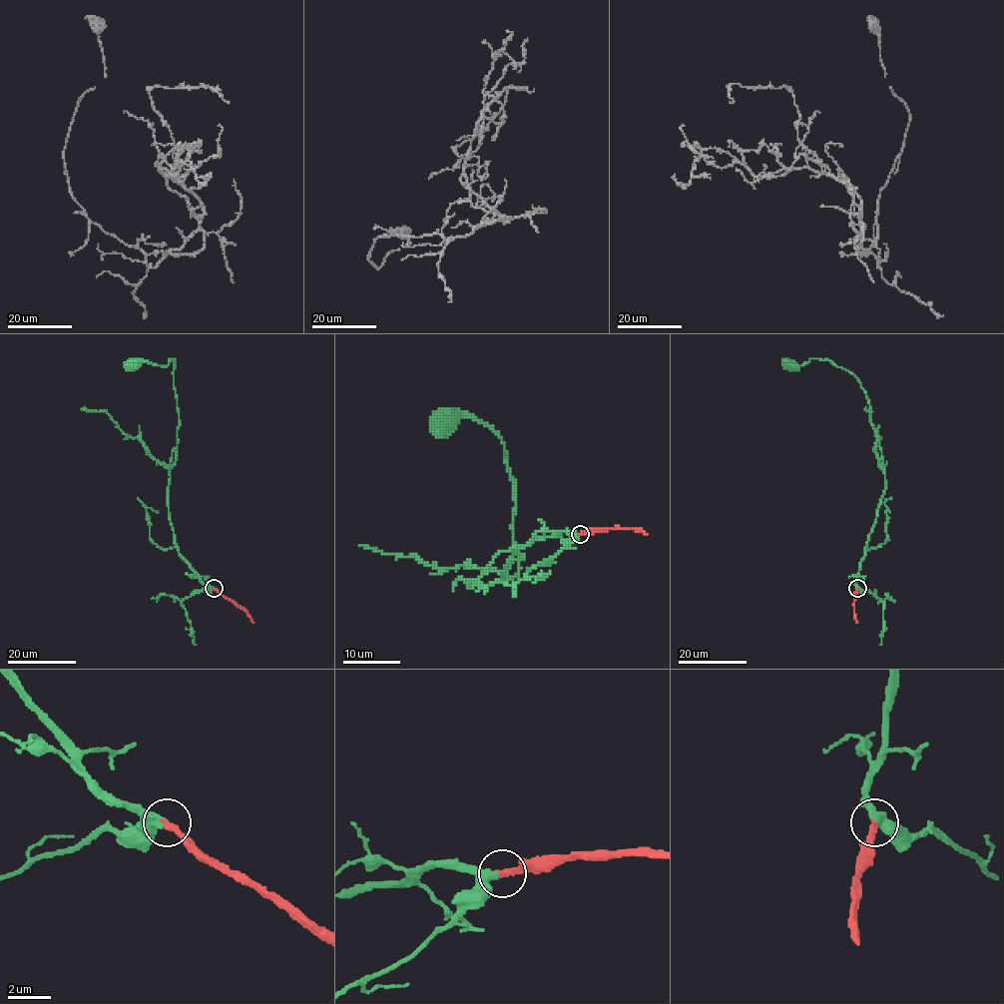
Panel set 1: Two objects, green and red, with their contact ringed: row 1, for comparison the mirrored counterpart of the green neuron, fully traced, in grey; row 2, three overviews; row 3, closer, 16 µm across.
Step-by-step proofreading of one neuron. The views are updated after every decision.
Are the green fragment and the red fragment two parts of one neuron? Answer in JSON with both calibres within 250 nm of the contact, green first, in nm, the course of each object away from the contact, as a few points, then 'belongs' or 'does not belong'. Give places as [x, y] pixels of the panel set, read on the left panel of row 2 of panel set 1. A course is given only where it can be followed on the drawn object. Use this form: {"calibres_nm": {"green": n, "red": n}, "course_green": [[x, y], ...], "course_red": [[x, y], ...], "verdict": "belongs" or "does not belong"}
{"calibres_nm": {"green": 440, "red": 320}, "course_green": [[214, 588], [202, 582], [179, 553], [169, 515], [179, 419], [174, 360], [166, 365], [130, 364]], "course_red": [[214, 589], [238, 604], [253, 623]], "verdict": "belongs"}

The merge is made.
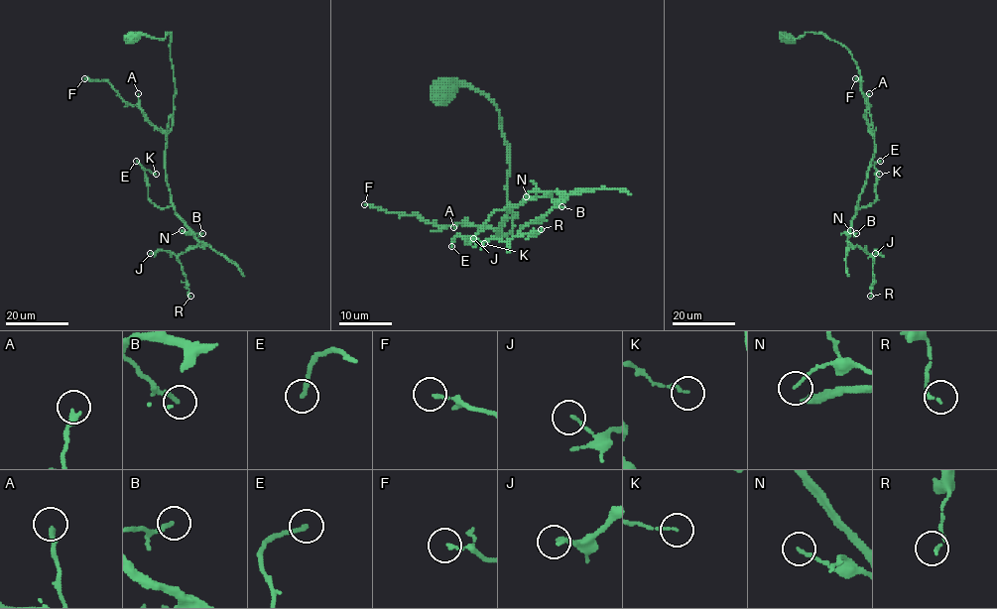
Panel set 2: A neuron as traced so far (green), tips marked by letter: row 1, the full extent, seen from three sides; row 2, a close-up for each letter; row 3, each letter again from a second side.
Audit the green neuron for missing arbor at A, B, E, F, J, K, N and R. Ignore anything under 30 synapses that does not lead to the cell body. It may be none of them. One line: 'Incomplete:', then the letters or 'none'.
Incomplete: none

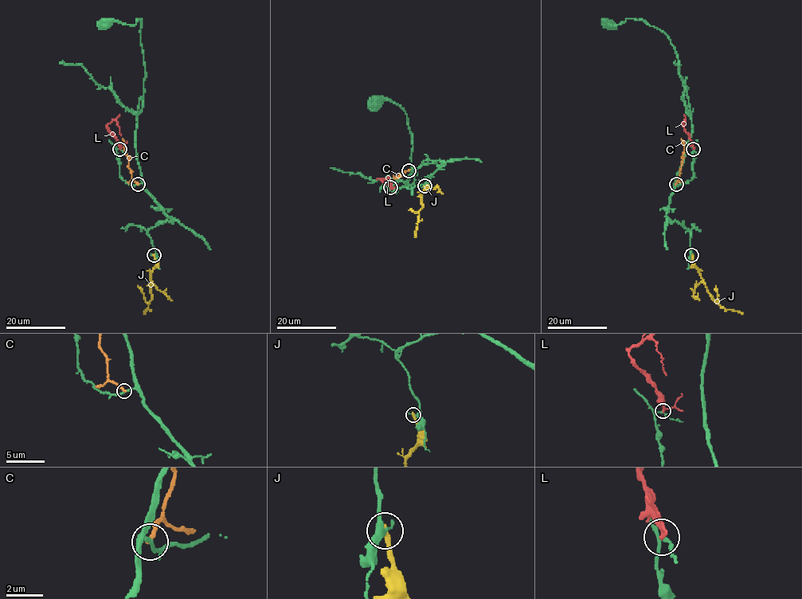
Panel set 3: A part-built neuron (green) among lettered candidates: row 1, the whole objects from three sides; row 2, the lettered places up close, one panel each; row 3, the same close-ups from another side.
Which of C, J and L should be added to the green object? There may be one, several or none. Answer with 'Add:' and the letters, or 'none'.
Add: none

